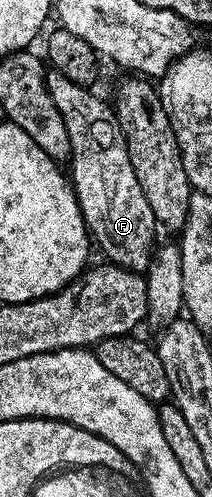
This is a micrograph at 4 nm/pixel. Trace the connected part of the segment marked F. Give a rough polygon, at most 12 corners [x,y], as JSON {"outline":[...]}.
{"outline":[[48,72],[94,244],[143,273],[157,222],[112,106]]}

